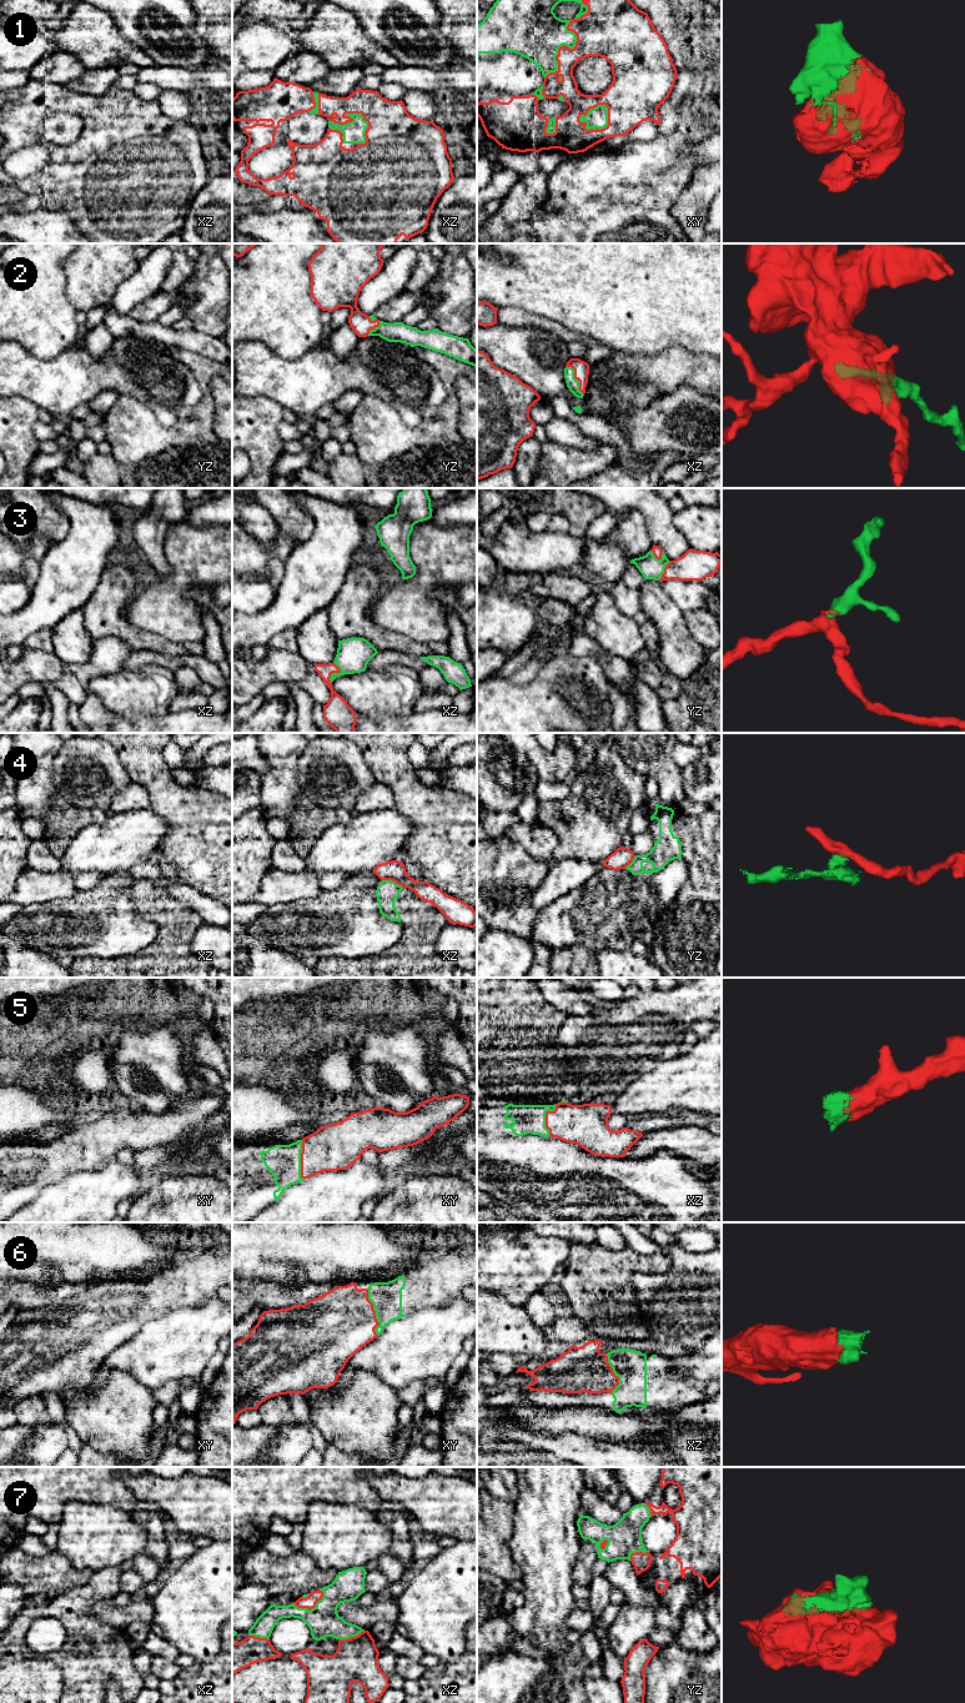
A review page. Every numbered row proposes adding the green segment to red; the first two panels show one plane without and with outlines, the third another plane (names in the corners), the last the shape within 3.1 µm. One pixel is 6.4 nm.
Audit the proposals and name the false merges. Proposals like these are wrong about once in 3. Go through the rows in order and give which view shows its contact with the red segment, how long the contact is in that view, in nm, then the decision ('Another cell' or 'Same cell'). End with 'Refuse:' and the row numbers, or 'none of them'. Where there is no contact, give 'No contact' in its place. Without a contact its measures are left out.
1: Touches red in xz. Shared border 280 nm. Same cell
2: Touches red in xz. Shared border 220 nm. Same cell
3: Touches red in xz. Shared border 140 nm. Same cell
4: Touches red in xz. Shared border 150 nm. Another cell
5: Touches red in xz. Shared border 260 nm. Same cell
6: Touches red in xy. Shared border 320 nm. Same cell
7: Touches red in xz. Shared border 220 nm. Same cell
Refuse: 4

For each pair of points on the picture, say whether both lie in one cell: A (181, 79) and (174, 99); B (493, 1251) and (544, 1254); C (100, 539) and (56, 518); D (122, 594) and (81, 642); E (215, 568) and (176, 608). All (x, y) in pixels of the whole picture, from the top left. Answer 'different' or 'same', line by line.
A: different
B: same
C: different
D: different
E: same

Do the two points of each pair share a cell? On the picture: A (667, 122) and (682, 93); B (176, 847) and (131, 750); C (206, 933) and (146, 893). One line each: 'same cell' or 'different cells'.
A: same cell
B: same cell
C: different cells

